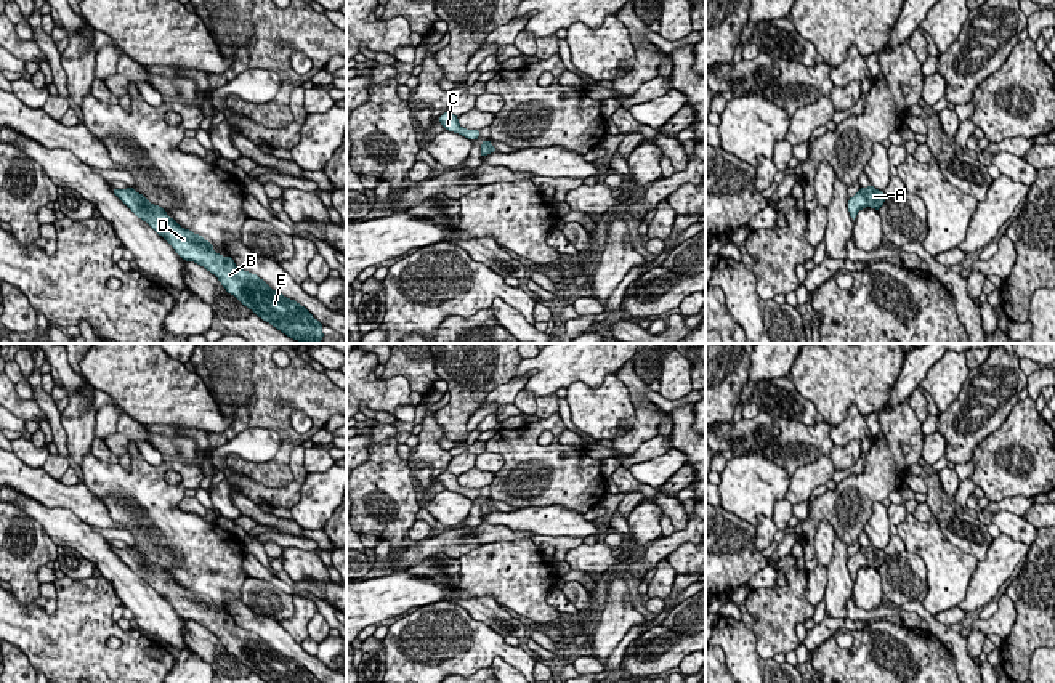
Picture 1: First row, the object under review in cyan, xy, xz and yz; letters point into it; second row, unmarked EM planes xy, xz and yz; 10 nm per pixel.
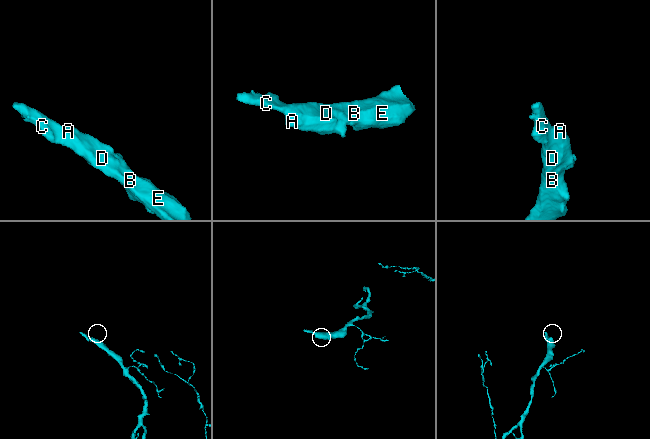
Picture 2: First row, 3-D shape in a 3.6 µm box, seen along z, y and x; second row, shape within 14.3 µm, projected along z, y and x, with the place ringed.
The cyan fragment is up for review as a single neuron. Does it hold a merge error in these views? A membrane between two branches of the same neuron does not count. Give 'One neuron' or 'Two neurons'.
One neuron

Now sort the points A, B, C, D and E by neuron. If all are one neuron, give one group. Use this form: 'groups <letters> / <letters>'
groups A B C D E

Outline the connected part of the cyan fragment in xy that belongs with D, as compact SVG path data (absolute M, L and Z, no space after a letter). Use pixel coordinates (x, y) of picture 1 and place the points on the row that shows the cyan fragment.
M112 188L112 191L138 218L162 236L183 260L194 261L215 274L226 292L258 317L293 340L303 343L322 342L322 324L305 306L277 293L257 274L237 268L231 257L215 253L212 242L181 228L162 207L151 204L133 188Z

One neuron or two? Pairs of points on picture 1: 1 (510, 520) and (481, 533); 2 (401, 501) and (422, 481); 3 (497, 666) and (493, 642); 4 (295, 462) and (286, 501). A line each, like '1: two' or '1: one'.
1: two
2: two
3: two
4: one

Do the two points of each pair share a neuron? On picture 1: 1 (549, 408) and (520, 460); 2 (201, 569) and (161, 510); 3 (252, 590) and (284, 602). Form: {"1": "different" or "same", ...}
{"1": "different", "2": "same", "3": "same"}

